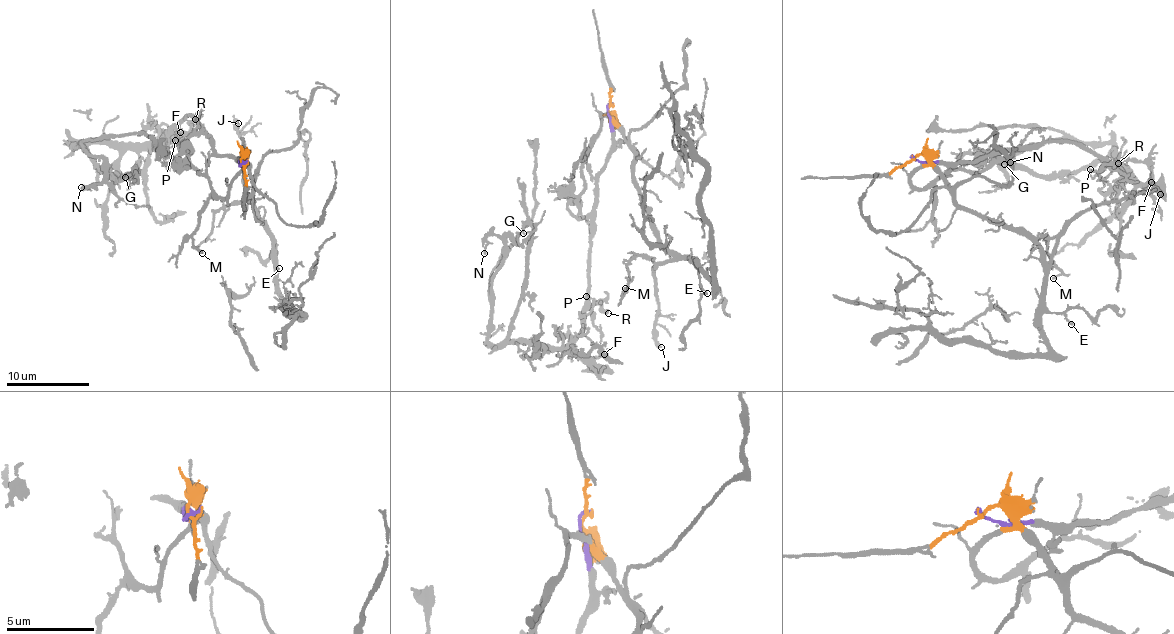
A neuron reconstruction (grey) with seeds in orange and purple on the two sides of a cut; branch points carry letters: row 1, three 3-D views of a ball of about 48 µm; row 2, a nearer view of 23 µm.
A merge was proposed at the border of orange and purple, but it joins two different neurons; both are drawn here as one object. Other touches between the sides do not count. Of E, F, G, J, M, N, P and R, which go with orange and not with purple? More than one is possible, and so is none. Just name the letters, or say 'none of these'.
E, J, M

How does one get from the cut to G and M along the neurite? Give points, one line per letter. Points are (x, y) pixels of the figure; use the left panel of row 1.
G: (244, 164), (218, 153), (190, 113), (154, 144), (88, 147), (112, 178), (135, 173), (126, 178)
M: (244, 164), (253, 190), (244, 196), (261, 220), (246, 197), (224, 207), (199, 244), (203, 253)

